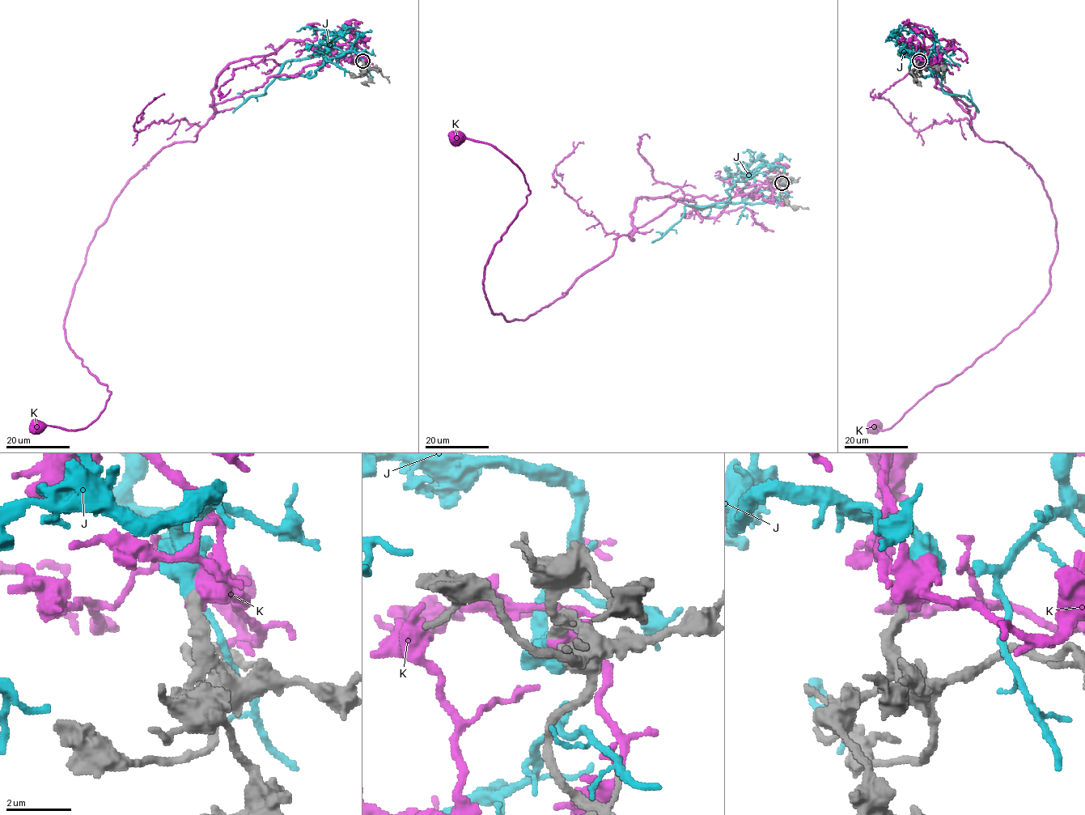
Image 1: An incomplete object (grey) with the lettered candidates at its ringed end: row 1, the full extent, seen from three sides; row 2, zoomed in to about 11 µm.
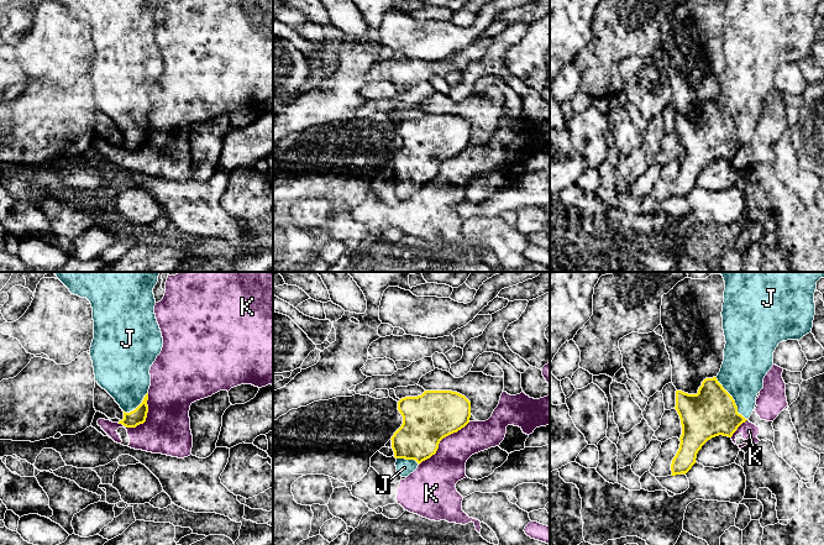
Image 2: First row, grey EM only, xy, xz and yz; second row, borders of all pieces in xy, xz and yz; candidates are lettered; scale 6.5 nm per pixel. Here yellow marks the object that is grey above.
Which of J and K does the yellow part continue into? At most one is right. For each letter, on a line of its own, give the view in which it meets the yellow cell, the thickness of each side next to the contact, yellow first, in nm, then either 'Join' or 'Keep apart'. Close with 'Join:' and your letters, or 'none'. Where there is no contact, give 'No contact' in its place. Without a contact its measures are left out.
J: Touches yellow in yz. Thickness 320 nm (yellow) against 300 nm. Join
K: Touches yellow in xz. Thickness 320 nm (yellow) against 260 nm. Keep apart
Join: J

